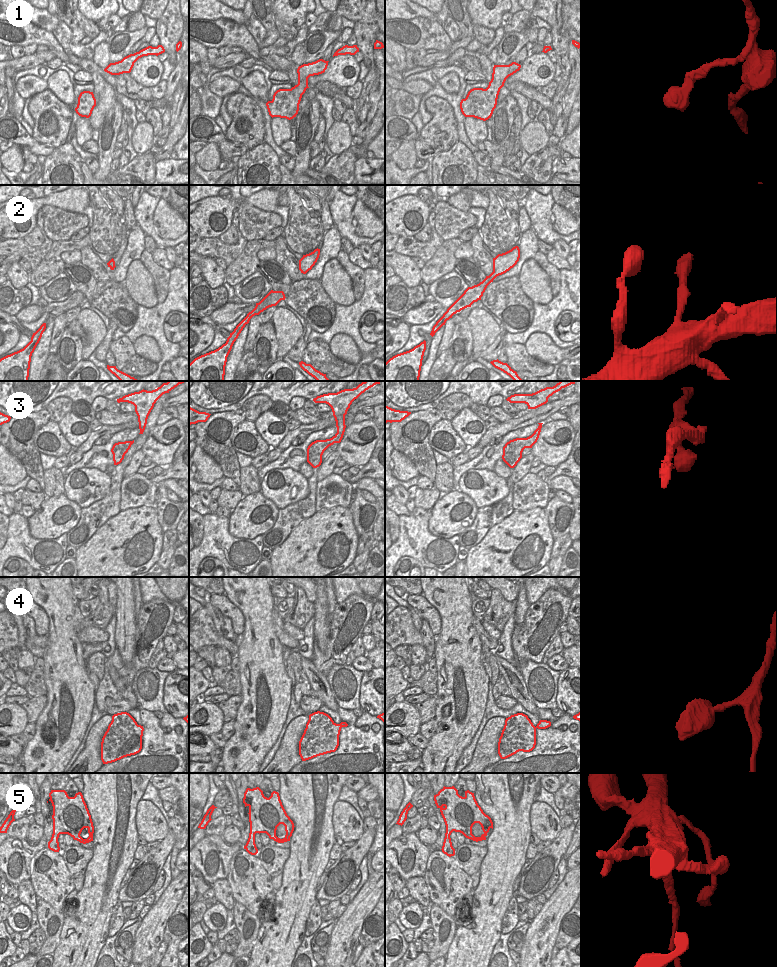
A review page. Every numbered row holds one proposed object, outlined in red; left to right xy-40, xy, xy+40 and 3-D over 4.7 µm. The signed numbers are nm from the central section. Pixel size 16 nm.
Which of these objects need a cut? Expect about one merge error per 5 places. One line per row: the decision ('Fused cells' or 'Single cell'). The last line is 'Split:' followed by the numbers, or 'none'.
1: Single cell
2: Single cell
3: Single cell
4: Single cell
5: Fused cells
Split: 5.

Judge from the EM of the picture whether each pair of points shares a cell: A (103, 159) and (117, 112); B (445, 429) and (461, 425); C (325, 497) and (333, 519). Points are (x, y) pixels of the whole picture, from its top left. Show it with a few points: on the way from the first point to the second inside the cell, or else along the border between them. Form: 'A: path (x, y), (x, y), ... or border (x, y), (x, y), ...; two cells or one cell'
A: path (111, 147), (115, 134), (115, 124); one cell
B: border (450, 421), (453, 429), (466, 444); two cells
C: border (348, 506), (321, 508), (316, 512); two cells

